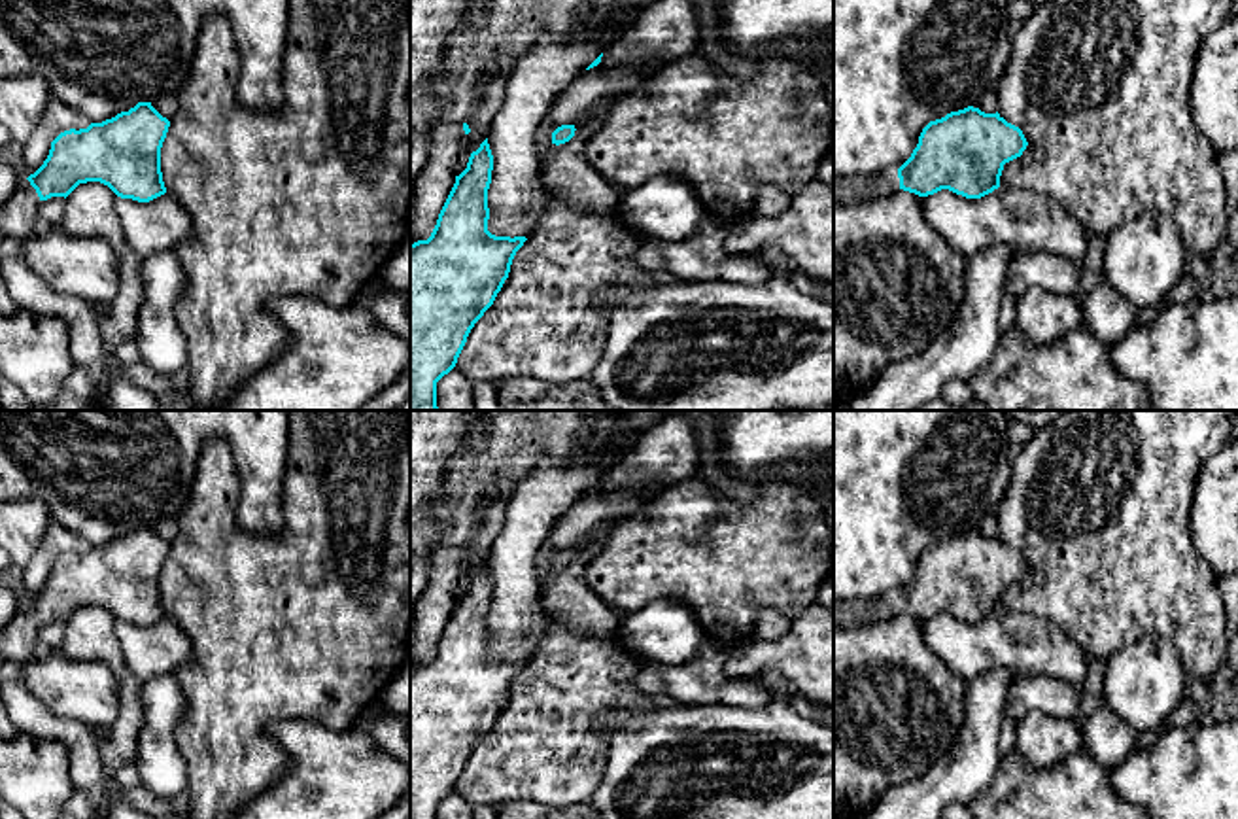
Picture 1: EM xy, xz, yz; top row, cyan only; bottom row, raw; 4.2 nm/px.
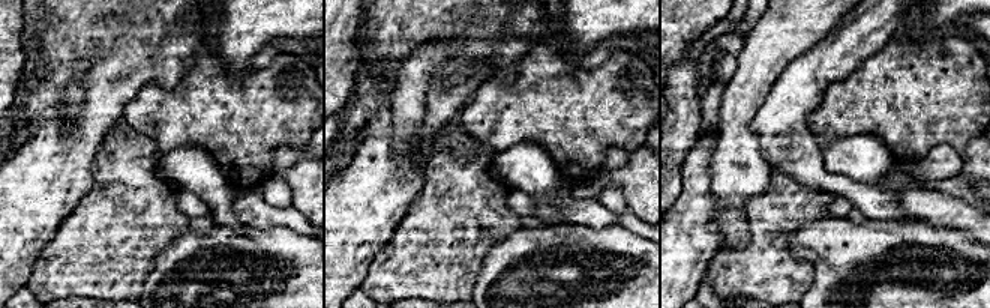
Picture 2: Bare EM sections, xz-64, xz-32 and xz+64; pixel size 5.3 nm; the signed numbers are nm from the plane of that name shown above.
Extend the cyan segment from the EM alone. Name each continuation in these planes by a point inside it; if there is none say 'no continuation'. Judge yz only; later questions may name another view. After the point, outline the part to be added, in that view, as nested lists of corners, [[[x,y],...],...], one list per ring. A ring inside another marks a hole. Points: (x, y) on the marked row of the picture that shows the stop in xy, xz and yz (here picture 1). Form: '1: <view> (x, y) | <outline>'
1: yz (857, 190) | [[[898,170],[875,174],[871,178],[841,176],[834,178],[834,204],[864,204],[900,189]]]

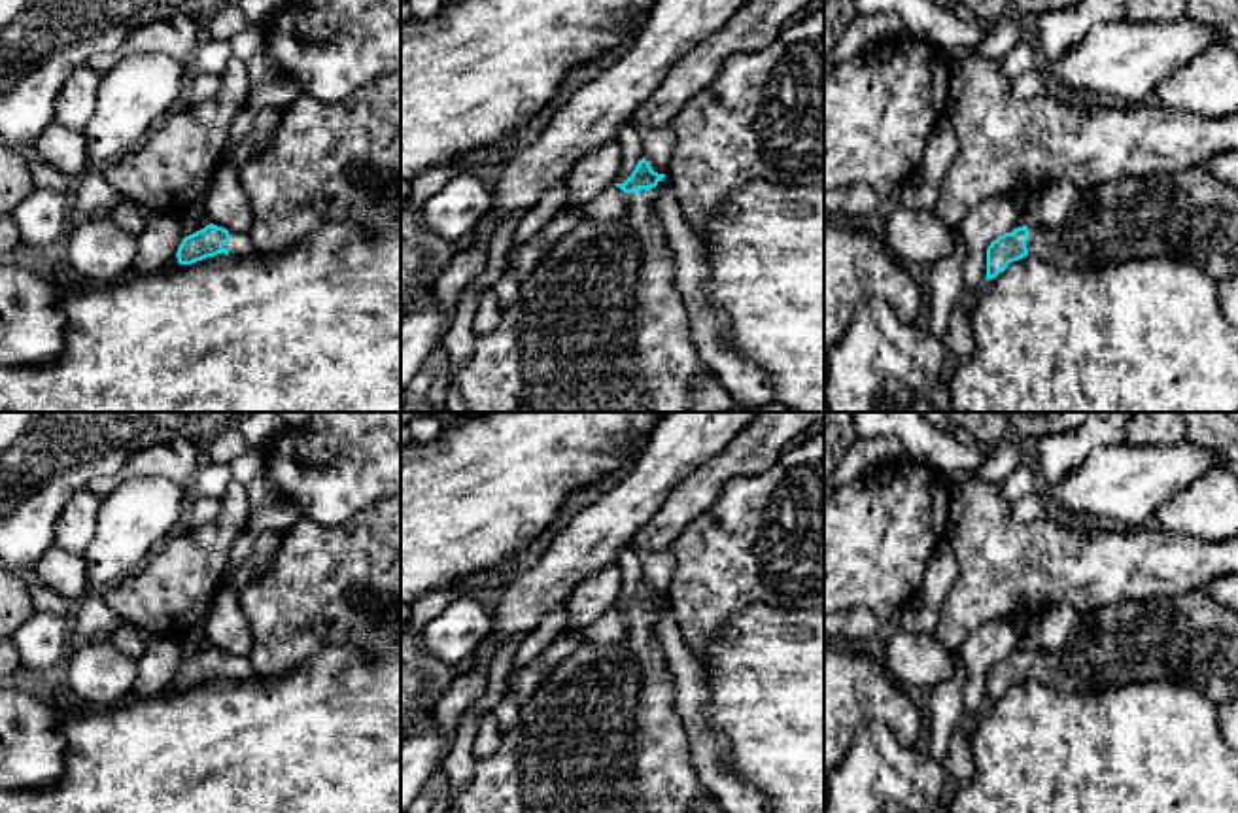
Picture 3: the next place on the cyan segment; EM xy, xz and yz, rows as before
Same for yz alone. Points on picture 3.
1: yz (1193, 216) | [[[1204,166],[1104,182],[1083,189],[1079,202],[1060,225],[1028,227],[1026,250],[1030,255],[1068,270],[1098,270],[1128,259],[1174,257],[1198,267],[1219,284],[1238,278],[1238,189],[1223,183]]]

